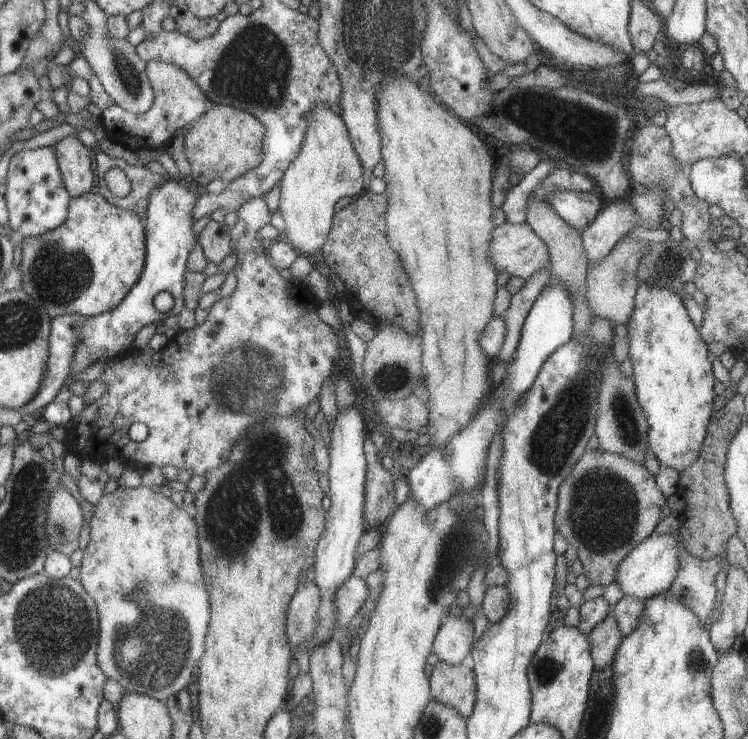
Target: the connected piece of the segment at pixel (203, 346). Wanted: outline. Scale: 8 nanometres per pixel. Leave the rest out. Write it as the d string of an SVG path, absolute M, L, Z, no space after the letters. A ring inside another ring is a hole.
M258 197L244 203L237 211L237 222L230 228L230 244L237 251L237 264L235 265L235 277L237 285L235 290L227 296L217 300L211 308L209 308L208 316L199 326L187 331L177 331L173 338L169 339L165 346L157 352L151 351L149 346L139 352L123 353L122 356L111 358L109 362L104 362L103 370L98 380L105 384L105 394L98 400L85 404L81 414L72 418L72 429L66 430L65 441L71 445L71 449L67 452L73 454L81 454L81 456L93 456L94 462L103 462L107 459L116 459L123 466L132 469L143 469L147 466L157 466L159 468L170 465L178 471L186 470L192 475L205 475L208 471L218 468L226 457L229 456L230 449L233 447L234 441L240 440L241 436L255 423L255 418L259 414L259 420L263 416L290 416L298 409L304 411L309 404L319 399L321 388L324 383L332 376L339 372L337 364L344 357L343 346L338 342L336 332L333 328L323 324L317 317L316 311L320 307L321 301L312 294L304 283L289 283L285 281L279 274L279 270L269 265L265 258L265 250L263 250L260 242L255 238L257 230L269 223L271 213L268 212L263 197ZM135 422L143 423L148 429L148 436L143 442L133 442L129 439L129 426Z

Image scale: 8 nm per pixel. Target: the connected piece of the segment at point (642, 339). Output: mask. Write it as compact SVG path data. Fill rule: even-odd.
M639 281L634 295L634 310L625 324L628 336L628 358L633 367L633 383L637 403L648 425L647 444L654 458L664 467L682 472L701 451L710 417L713 415L715 378L709 363L707 346L691 323L682 299L675 292Z

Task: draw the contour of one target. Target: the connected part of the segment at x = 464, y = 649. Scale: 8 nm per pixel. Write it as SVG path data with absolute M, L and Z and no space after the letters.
M446 616L432 643L432 653L447 665L459 665L472 650L473 626L464 617Z

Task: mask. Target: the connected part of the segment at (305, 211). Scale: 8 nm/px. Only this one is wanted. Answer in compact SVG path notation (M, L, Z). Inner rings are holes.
M317 103L308 115L308 128L299 153L278 183L278 210L285 223L281 235L283 240L298 254L307 254L311 258L322 249L329 235L335 203L344 196L359 196L362 193L363 179L363 168L353 151L342 119L322 103Z

